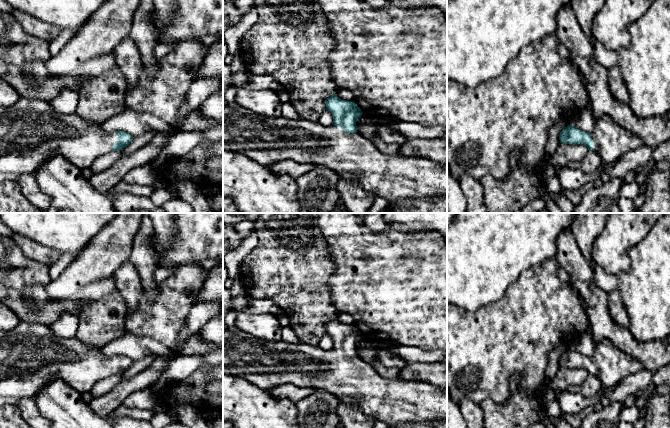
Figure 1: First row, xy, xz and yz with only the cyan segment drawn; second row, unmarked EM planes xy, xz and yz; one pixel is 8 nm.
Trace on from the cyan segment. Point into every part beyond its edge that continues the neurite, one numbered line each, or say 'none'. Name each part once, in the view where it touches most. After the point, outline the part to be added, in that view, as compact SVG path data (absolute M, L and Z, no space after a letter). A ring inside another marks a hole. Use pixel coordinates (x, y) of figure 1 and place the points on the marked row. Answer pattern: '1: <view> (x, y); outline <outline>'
1: xz (266, 140); outline M223 96L223 150L236 152L250 157L257 163L269 167L275 162L281 161L294 161L301 165L322 165L333 170L338 176L345 178L348 181L357 182L364 190L373 193L375 196L384 198L388 204L403 199L416 199L416 198L434 198L447 196L447 165L444 163L434 162L427 158L418 155L387 155L381 153L375 145L367 138L365 138L360 132L354 132L347 134L342 128L334 125L325 126L319 121L312 122L304 119L292 120L285 117L264 117L260 114L256 114L250 110L247 110L239 106L235 101L227 102Z

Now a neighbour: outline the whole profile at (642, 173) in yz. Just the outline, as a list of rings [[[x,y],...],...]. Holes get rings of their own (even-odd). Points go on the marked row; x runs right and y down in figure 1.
[[[650,162],[647,165],[640,166],[636,168],[635,171],[635,182],[639,185],[642,186],[645,181],[649,178],[650,174],[652,173],[652,169],[655,166],[655,162]]]

